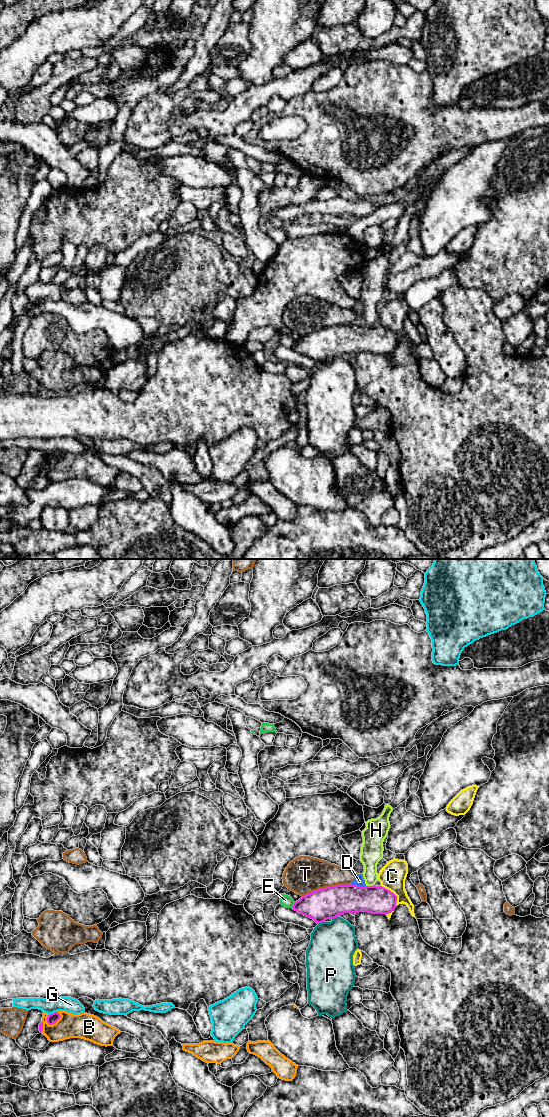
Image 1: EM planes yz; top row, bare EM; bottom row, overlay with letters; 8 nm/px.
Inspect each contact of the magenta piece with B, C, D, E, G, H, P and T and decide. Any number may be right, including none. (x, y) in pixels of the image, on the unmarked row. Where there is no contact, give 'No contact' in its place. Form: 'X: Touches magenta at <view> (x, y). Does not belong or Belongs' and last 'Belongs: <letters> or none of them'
B: Touches magenta at yz (57, 460). Does not belong
C: Touches magenta at yz (393, 333). Does not belong
D: Touches magenta at yz (358, 326). Does not belong
E: Touches magenta at yz (293, 345). Does not belong
G: Touches magenta at yz (52, 453). Does not belong
H: Touches magenta at yz (369, 326). Does not belong
P: Touches magenta at yz (334, 357). Does not belong
T: Touches magenta at yz (326, 327). Does not belong
Belongs: none of them

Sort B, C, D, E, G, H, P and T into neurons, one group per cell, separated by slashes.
B / C / D H / E / G / P / T

